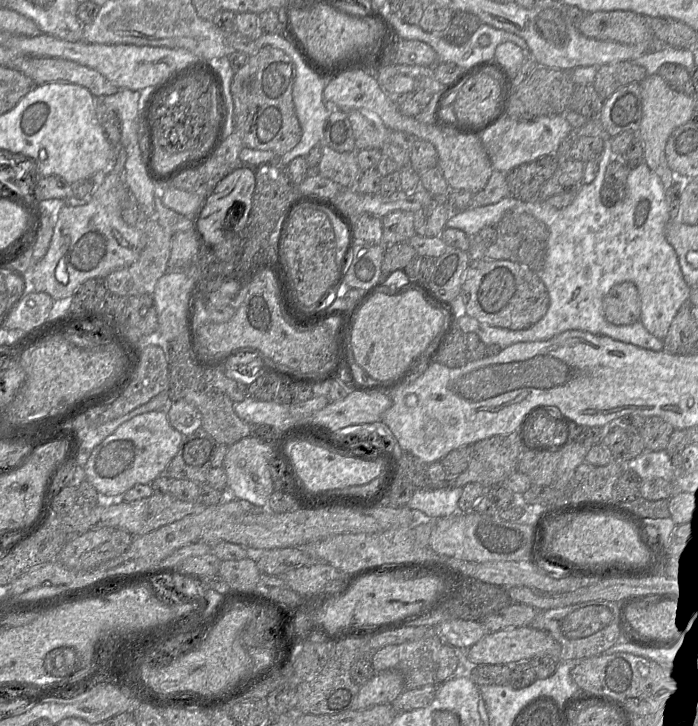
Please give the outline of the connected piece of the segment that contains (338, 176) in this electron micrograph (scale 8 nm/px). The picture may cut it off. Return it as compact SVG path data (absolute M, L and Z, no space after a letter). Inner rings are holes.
M324 145L318 173L343 188L355 188L362 172L356 160L356 152L338 152Z

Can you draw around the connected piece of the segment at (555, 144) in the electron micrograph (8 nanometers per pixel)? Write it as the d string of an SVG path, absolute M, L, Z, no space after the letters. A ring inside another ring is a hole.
M565 115L543 116L530 121L505 116L478 137L487 152L493 169L509 172L519 165L555 153L571 130L572 126Z

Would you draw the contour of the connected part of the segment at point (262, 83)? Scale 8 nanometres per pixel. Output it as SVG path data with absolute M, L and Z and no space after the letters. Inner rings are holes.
M265 45L235 72L231 83L234 102L234 131L241 137L244 147L271 151L276 156L290 152L301 140L302 130L293 102L293 85L296 68L293 60L283 50Z

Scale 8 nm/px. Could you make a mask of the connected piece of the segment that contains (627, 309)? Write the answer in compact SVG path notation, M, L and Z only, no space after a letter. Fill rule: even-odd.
M627 281L614 285L603 298L602 312L614 325L629 325L640 320L641 297L635 284Z

